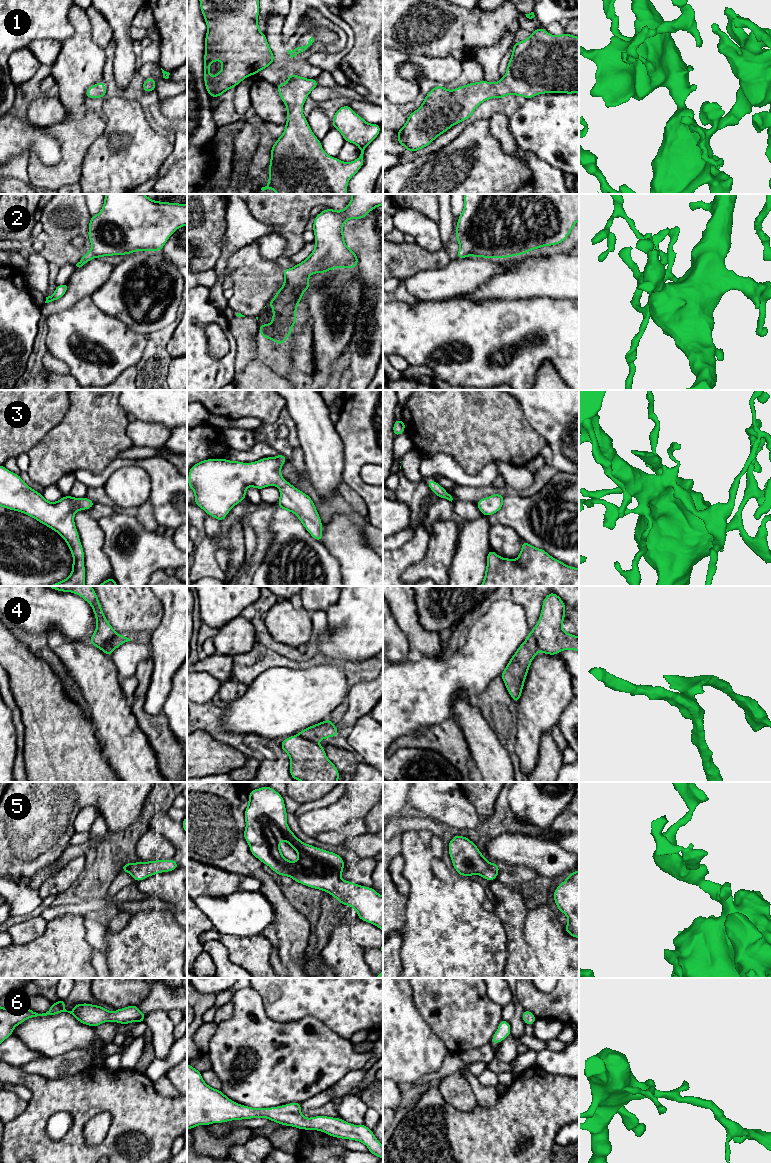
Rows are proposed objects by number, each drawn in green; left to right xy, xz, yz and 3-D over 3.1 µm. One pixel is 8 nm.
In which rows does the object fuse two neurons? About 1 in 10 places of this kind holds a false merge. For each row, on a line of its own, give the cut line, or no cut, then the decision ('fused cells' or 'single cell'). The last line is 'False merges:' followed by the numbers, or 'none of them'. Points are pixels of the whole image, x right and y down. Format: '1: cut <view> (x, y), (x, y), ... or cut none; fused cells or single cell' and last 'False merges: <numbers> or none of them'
1: cut none; single cell
2: cut none; single cell
3: cut none; single cell
4: cut xz (297, 734), (316, 743); fused cells
5: cut none; single cell
6: cut none; single cell
False merges: 4

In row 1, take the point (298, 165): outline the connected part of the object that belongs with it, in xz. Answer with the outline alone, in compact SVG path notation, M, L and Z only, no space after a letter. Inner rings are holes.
M290 74L285 84L276 84L281 100L287 109L287 122L283 134L277 138L271 147L270 166L268 168L268 185L261 190L271 189L277 194L347 194L347 185L363 165L363 154L380 133L379 124L367 123L348 105L339 108L333 119L332 127L337 129L346 142L351 142L360 148L360 156L352 162L343 162L325 153L321 141L313 134L302 107L310 92L318 86L316 79Z

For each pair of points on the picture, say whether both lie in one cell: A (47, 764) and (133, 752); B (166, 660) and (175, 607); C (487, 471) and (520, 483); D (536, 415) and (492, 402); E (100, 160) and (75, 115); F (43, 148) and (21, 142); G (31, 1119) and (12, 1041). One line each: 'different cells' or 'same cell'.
A: different cells
B: same cell
C: different cells
D: different cells
E: different cells
F: same cell
G: different cells

